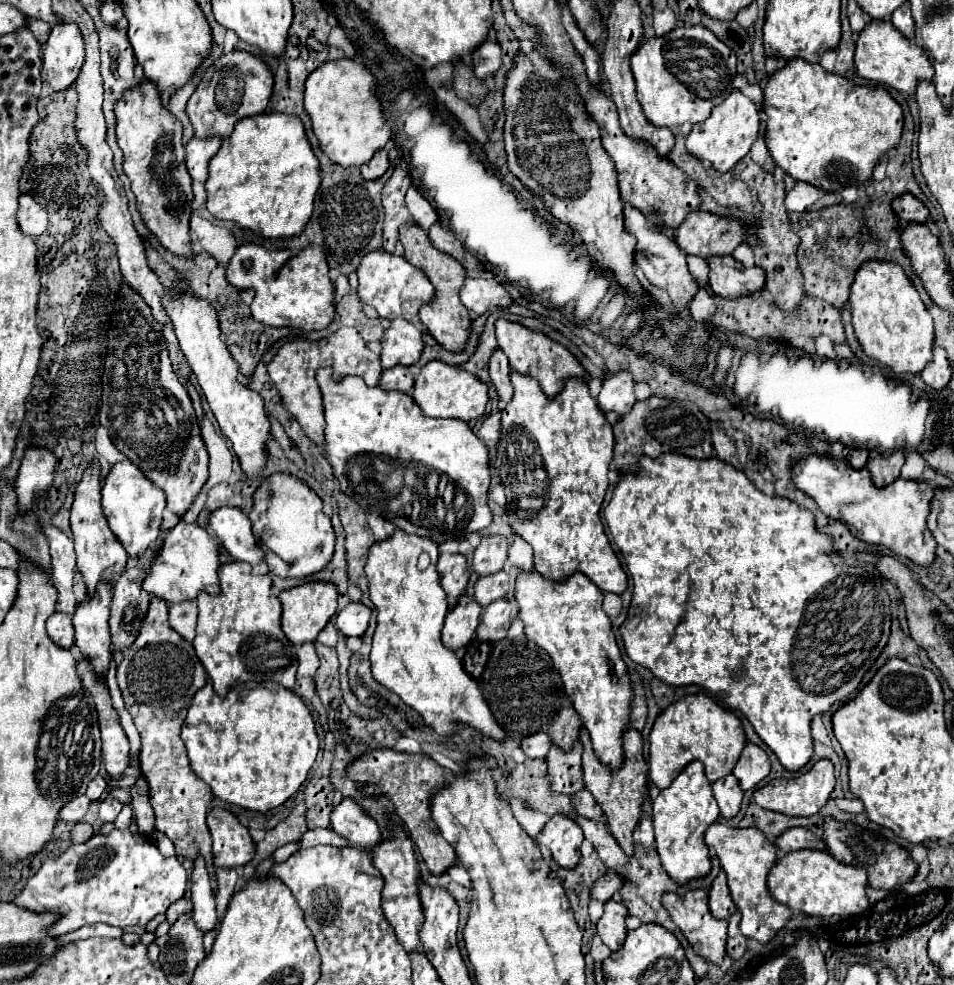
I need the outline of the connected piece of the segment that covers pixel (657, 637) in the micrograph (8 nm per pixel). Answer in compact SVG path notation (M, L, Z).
M664 453L660 459L644 457L640 461L640 471L626 473L622 481L616 485L612 501L604 511L604 517L608 521L614 543L622 551L626 567L634 579L634 595L632 595L632 605L628 609L630 621L620 627L620 635L624 639L628 657L634 663L648 667L660 681L668 685L674 687L698 685L710 691L712 695L716 695L718 701L728 705L730 709L742 711L752 723L754 731L760 735L760 739L776 753L776 757L788 771L794 773L802 769L814 753L814 745L810 737L812 719L816 715L826 713L836 701L846 701L858 689L866 671L872 667L872 663L878 659L878 655L888 643L892 609L890 609L890 595L884 589L884 579L876 571L866 571L864 567L848 567L844 559L838 555L832 537L816 529L816 521L810 511L802 509L800 505L784 497L766 495L758 491L740 469L734 469L730 463L724 463L716 457L690 459L678 453Z

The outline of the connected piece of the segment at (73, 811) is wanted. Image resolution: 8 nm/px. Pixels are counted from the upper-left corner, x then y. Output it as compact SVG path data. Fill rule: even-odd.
M84 795L76 797L68 805L64 805L64 809L60 811L60 819L66 821L66 823L78 823L86 815L88 807L90 807L90 799L88 797L84 797Z

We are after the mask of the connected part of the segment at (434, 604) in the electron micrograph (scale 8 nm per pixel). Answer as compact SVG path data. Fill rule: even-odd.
M396 529L390 539L372 545L366 577L370 601L378 613L378 627L370 653L374 679L402 697L408 707L416 709L422 721L438 735L452 737L458 733L456 725L468 725L502 743L506 735L496 719L492 719L492 711L484 701L476 679L464 669L462 659L456 657L452 649L444 647L440 639L448 603L446 593L440 587L436 563L438 545L430 539L408 535L402 529ZM422 553L430 555L430 567L426 571L418 569L418 557Z

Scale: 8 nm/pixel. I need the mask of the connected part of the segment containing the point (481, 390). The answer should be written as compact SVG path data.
M430 361L422 367L420 375L416 377L414 383L414 393L412 397L420 405L422 413L428 417L454 417L454 419L464 419L464 421L476 421L478 417L488 413L488 385L476 379L476 375L460 369L446 365L442 361Z

